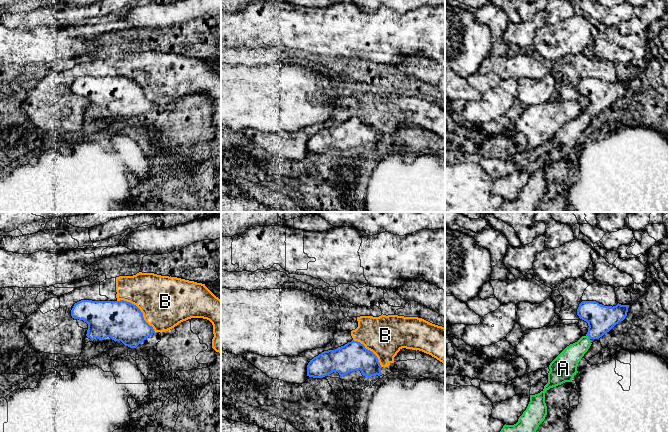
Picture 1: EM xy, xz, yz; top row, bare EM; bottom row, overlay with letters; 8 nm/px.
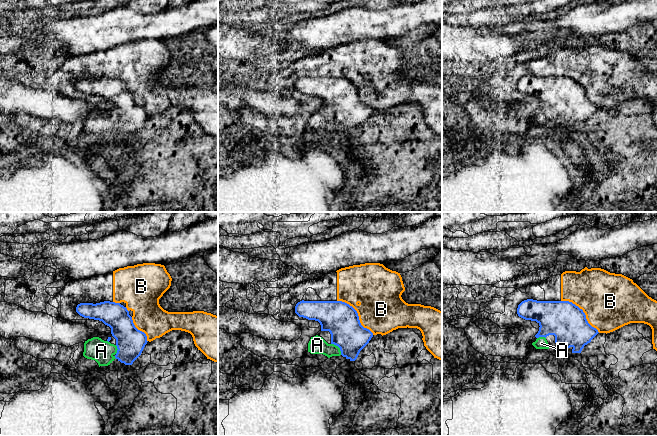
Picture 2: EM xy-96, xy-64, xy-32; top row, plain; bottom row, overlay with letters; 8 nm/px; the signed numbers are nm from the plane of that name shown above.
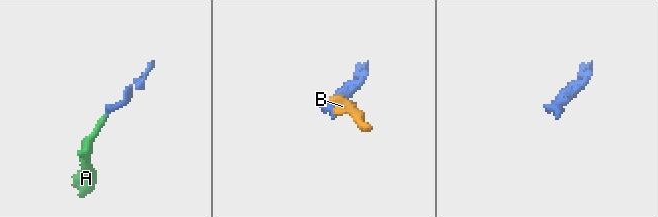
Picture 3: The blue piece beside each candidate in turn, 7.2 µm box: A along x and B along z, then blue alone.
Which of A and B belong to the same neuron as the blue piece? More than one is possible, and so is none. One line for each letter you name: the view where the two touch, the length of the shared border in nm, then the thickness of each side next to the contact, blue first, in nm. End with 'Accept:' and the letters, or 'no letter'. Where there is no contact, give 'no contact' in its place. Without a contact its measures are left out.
A: yz | 50 nm | 220/170 nm
Accept: A

